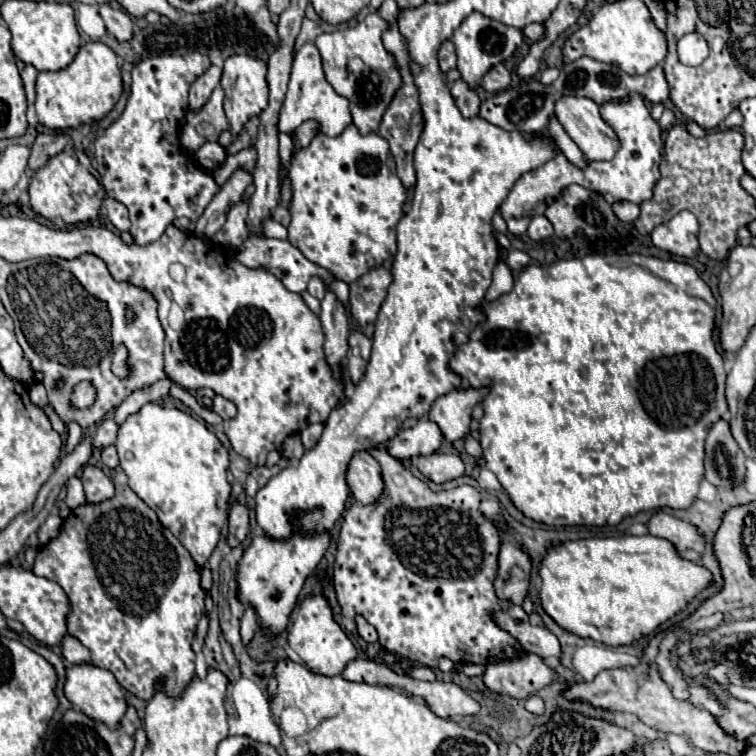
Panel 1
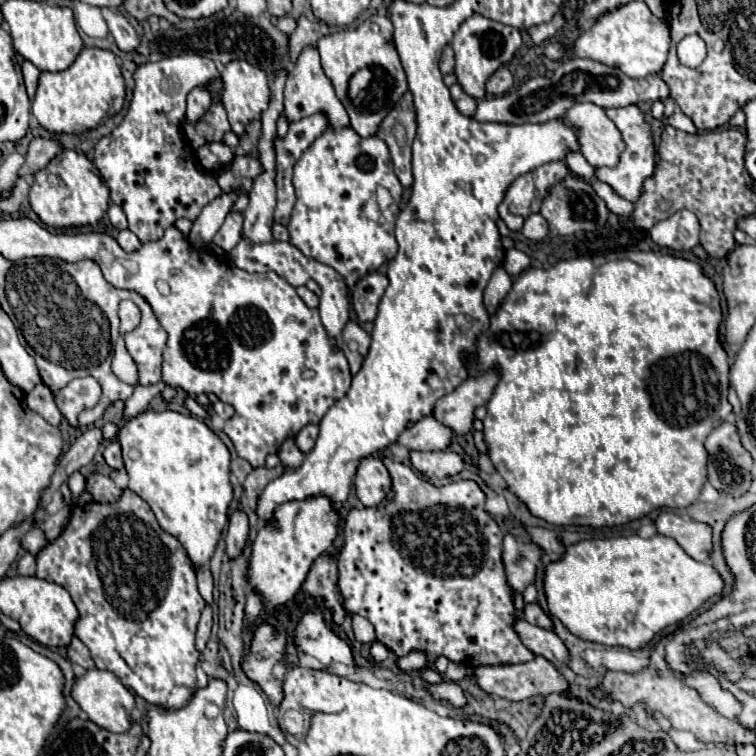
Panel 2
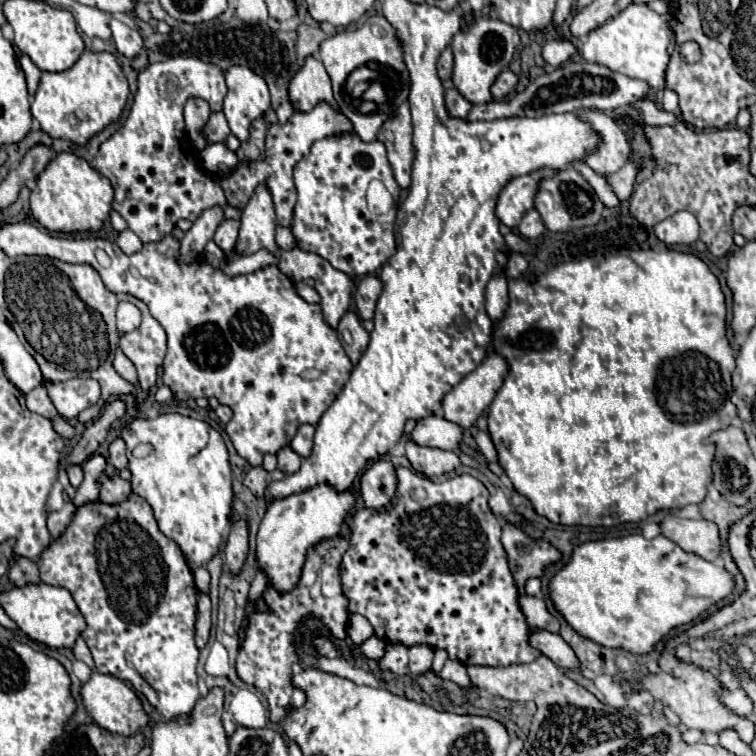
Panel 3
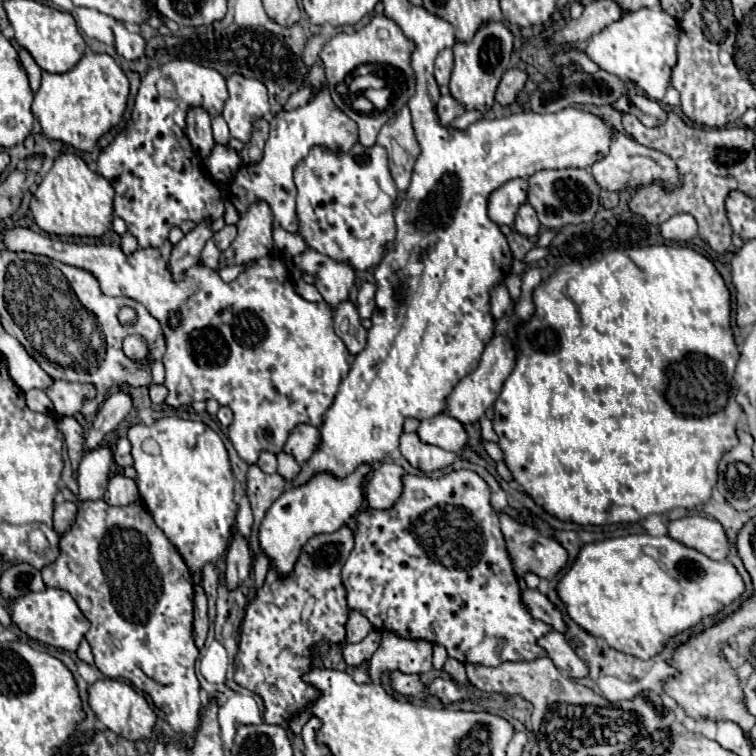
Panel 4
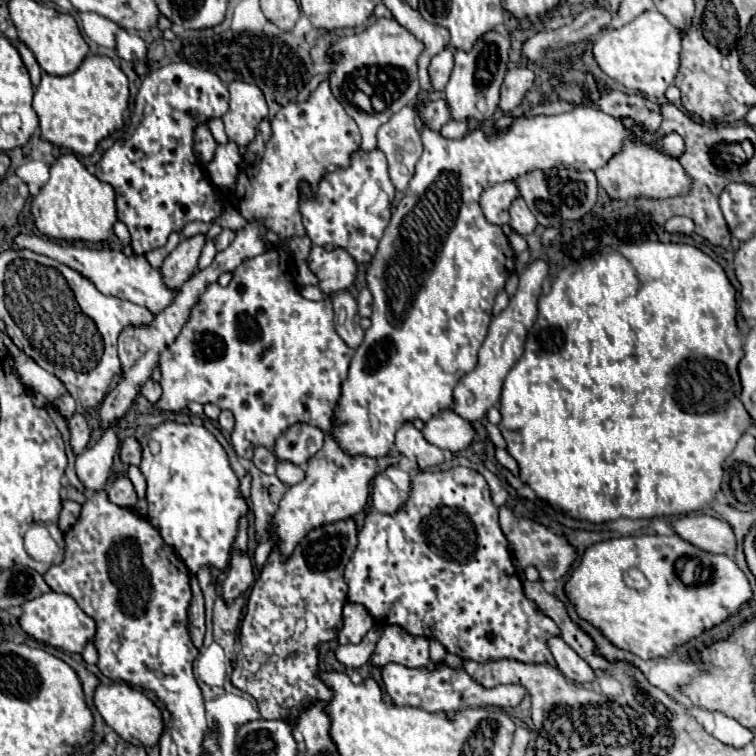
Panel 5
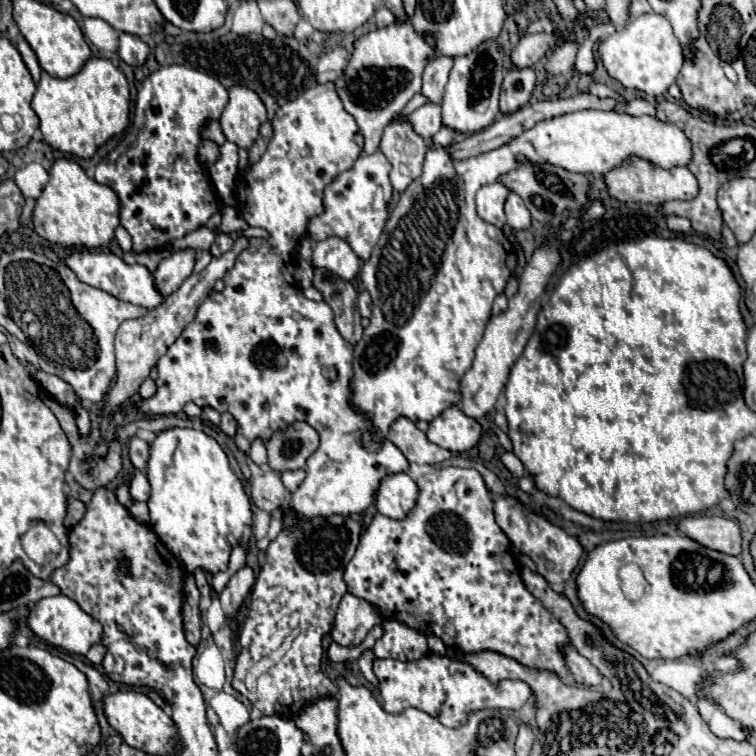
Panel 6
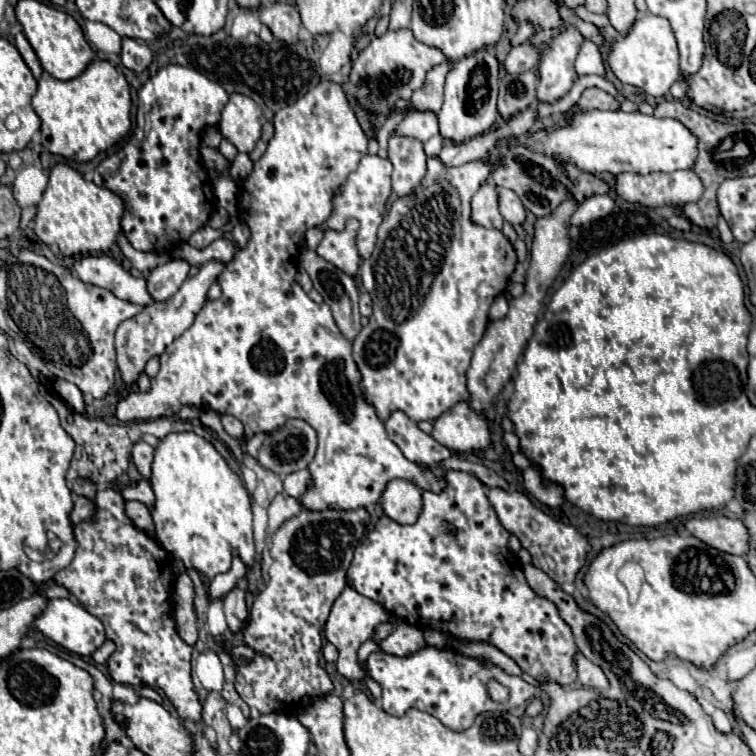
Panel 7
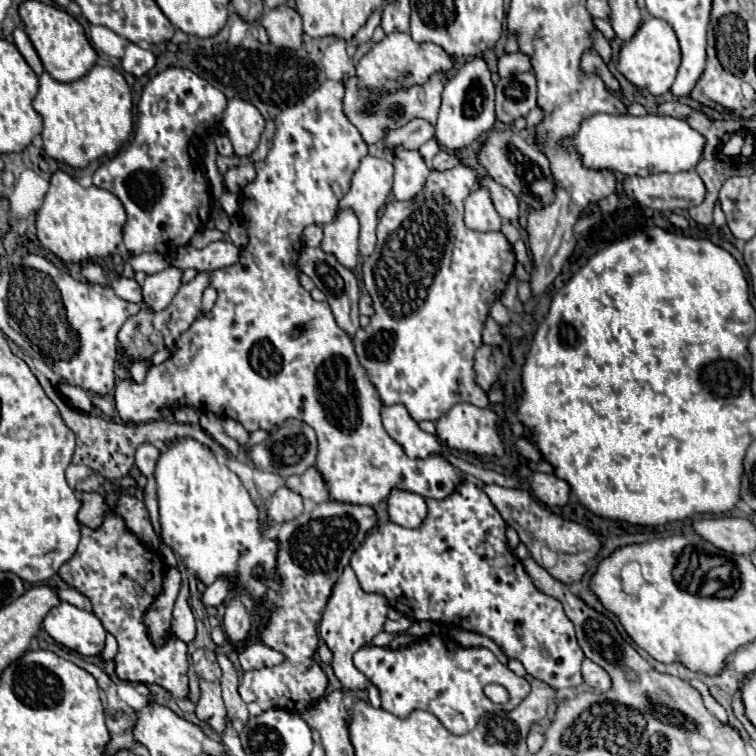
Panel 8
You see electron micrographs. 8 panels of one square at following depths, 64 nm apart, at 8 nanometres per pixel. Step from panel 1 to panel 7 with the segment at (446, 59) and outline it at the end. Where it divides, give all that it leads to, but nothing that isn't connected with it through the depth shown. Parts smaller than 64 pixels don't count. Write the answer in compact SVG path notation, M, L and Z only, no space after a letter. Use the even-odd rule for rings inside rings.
M448 60L444 64L440 64L438 70L434 70L434 76L426 76L424 86L420 90L416 90L408 102L400 102L398 108L406 108L406 106L412 106L414 104L416 110L438 112L440 106L442 106L444 80L446 80L446 74L450 72L450 66L452 64Z

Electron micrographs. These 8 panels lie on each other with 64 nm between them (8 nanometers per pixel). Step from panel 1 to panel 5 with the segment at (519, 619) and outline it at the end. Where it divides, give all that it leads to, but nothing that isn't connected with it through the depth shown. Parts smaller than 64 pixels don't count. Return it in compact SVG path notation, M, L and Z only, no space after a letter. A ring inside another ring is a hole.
M552 636L548 640L548 648L556 660L556 668L574 682L592 682L596 680L594 670L588 666L586 660L582 660L564 640L562 636Z

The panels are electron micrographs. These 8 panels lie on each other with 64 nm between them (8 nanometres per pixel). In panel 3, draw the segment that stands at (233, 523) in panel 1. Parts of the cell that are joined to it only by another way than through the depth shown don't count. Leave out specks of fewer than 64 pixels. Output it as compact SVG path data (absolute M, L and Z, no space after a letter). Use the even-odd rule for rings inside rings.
M240 518L232 524L228 540L226 540L226 548L224 548L226 566L232 572L240 572L246 560L246 554L248 554L248 524L244 518Z

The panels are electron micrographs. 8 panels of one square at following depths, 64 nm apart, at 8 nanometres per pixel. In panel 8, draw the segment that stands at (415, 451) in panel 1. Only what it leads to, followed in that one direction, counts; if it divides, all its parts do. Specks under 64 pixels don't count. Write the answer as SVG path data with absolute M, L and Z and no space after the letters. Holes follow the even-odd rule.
M456 404L436 422L436 436L442 444L462 452L474 452L478 456L500 456L504 444L496 432L496 414L490 408L478 408L474 404Z

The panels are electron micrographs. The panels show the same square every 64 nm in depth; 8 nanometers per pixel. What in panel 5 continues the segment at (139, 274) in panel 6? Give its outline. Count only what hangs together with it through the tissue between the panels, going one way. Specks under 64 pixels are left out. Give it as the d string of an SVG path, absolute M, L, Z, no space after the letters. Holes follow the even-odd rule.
M22 232L14 238L14 242L16 242L18 248L26 248L26 250L32 250L36 254L44 254L48 258L54 258L54 260L78 270L88 280L92 280L102 294L116 296L116 298L126 298L134 304L140 304L140 306L148 308L152 314L162 312L164 308L168 308L168 302L172 302L172 296L176 296L176 292L178 292L178 290L172 290L164 284L160 268L150 266L150 262L146 260L144 254L126 256L124 252L116 252L116 250L108 250L108 248L86 248L86 246L76 248L74 244L62 246L62 244L50 240L50 238L40 238L40 236L22 234Z

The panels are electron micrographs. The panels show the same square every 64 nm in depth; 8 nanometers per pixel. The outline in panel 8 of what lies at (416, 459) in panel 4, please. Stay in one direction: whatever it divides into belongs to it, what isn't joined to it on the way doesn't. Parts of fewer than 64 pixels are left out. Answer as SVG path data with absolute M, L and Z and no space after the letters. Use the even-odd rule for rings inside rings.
M400 404L382 408L382 422L392 440L396 440L408 458L428 458L430 454L442 454L442 446L436 436L420 430L408 410Z

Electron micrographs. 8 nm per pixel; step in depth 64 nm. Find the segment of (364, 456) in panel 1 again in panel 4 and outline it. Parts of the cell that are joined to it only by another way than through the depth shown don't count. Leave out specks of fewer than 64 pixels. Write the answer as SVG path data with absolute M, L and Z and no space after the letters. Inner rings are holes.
M380 462L366 480L366 502L370 508L386 510L390 508L402 492L404 468L394 462Z

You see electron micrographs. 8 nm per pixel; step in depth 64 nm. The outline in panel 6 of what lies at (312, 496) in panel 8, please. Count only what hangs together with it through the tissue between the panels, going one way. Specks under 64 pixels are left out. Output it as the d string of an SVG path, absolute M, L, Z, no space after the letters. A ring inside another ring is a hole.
M284 470L284 472L278 472L280 474L280 480L284 482L284 486L292 492L300 486L300 482L304 480L306 472L304 470Z

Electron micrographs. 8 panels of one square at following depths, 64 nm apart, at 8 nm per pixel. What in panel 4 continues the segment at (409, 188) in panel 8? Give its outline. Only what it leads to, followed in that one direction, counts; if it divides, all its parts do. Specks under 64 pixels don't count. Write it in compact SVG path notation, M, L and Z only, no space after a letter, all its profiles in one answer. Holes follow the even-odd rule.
M404 106L398 112L394 122L388 122L382 126L376 142L384 146L390 154L390 172L398 190L406 190L410 184L414 162L420 154L418 142L414 138L414 128L410 122L408 106Z

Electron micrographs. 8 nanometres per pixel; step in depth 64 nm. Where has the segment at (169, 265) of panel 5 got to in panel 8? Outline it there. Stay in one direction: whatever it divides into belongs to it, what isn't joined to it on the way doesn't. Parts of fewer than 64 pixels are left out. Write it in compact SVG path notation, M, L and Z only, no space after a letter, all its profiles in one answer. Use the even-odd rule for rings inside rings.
M168 266L152 276L146 276L146 280L142 284L144 304L148 304L156 312L164 310L172 302L172 296L182 286L182 280L180 280L182 272L184 272L182 268Z

